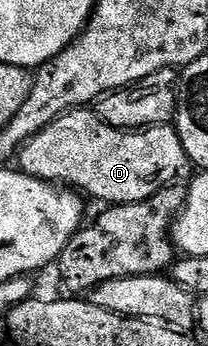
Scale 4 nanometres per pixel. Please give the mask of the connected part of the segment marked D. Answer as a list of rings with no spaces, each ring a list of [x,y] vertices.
[[[91,109],[66,111],[57,117],[41,133],[19,148],[17,156],[18,170],[26,175],[43,179],[46,183],[66,185],[84,196],[92,195],[100,199],[103,205],[136,203],[153,197],[163,187],[172,186],[187,170],[192,170],[191,158],[185,153],[185,145],[181,145],[181,137],[175,132],[174,126],[144,127],[142,129],[124,129],[114,127],[99,118]]]

